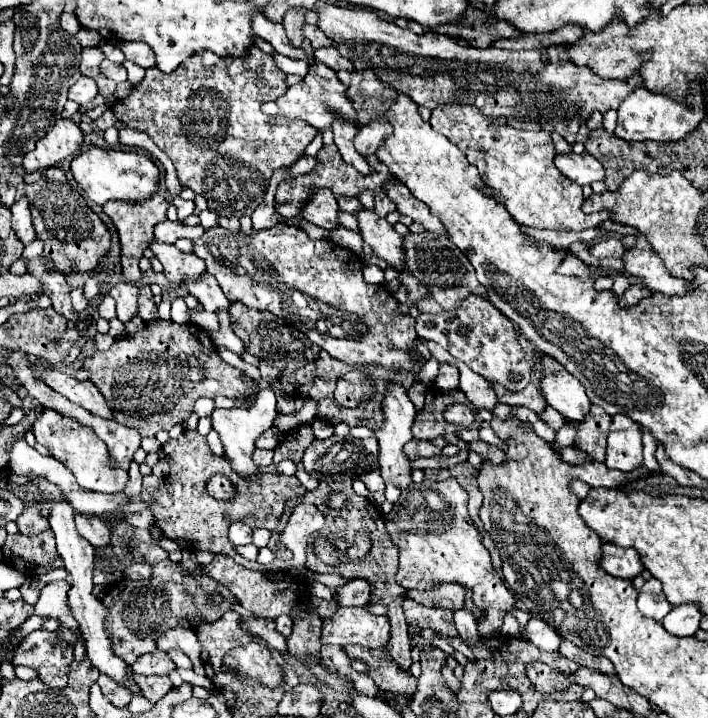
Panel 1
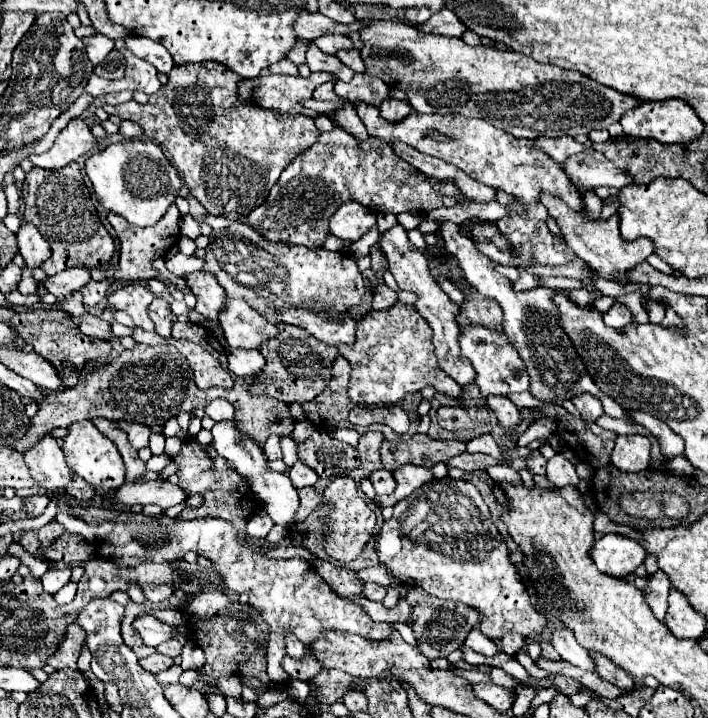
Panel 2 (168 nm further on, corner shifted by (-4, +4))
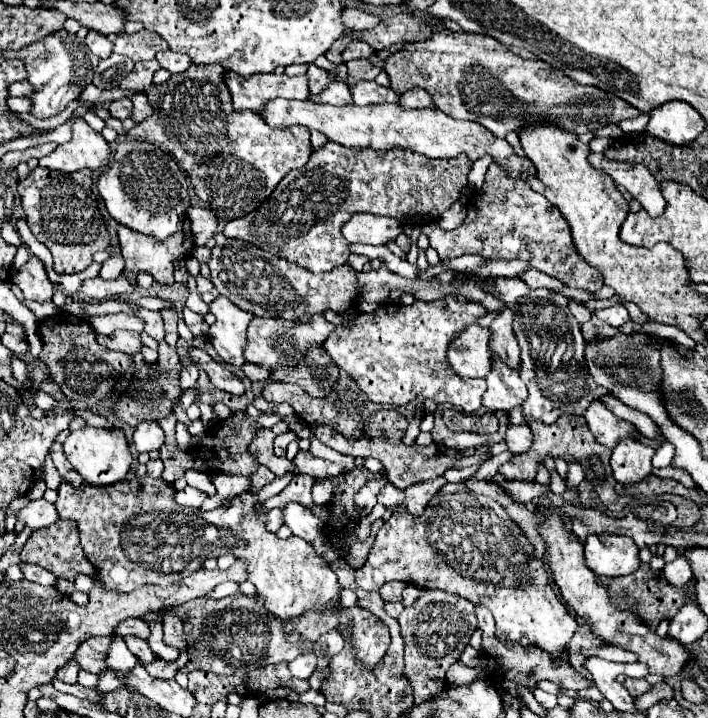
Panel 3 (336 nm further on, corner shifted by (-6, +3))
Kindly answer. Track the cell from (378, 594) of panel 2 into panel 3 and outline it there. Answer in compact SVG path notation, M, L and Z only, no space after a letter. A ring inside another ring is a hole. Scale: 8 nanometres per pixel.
M387 582L387 584L381 586L379 596L383 598L383 602L399 602L401 600L401 590L405 586L407 584L401 584L401 582Z

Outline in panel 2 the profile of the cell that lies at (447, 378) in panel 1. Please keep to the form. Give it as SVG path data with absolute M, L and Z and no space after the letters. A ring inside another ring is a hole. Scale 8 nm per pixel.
M395 225L393 229L389 229L383 239L381 239L381 251L385 253L387 261L389 261L389 271L393 273L393 277L397 279L397 285L399 289L405 289L405 291L411 291L415 293L419 299L415 303L417 311L427 319L427 323L431 325L433 329L433 343L435 343L435 355L439 359L439 367L449 375L453 377L459 385L469 385L475 381L477 373L473 371L473 365L469 365L469 359L461 355L461 349L459 349L459 335L461 335L461 327L457 323L457 315L459 315L459 307L453 305L449 301L449 297L439 289L439 285L433 281L433 277L429 275L429 261L427 257L417 251L417 247L409 241L407 237L407 231L401 227L401 225Z

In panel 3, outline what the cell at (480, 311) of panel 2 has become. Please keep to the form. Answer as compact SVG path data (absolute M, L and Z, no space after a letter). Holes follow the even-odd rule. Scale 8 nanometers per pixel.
M503 308L493 324L489 326L491 338L489 338L489 348L503 358L511 368L519 366L519 346L515 342L515 334L511 330L511 310Z

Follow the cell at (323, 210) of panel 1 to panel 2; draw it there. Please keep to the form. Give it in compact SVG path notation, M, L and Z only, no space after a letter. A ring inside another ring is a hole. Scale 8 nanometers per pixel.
M347 201L331 217L329 225L331 225L331 233L335 237L347 239L347 241L357 241L377 225L377 213L373 209L357 205L355 201Z

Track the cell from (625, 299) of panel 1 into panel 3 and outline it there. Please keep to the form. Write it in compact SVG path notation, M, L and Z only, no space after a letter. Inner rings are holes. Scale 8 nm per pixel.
M615 304L611 308L605 308L605 310L595 310L597 318L611 324L611 326L623 326L627 320L629 320L629 312L623 304Z

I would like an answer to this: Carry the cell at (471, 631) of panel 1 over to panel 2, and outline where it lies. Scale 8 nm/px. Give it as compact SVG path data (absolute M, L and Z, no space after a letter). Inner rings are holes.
M473 629L473 631L467 635L465 645L467 645L467 647L471 647L473 651L477 651L477 653L487 655L487 657L491 657L491 655L495 655L495 653L499 651L499 649L497 649L497 645L495 645L491 639L487 639L479 629Z

